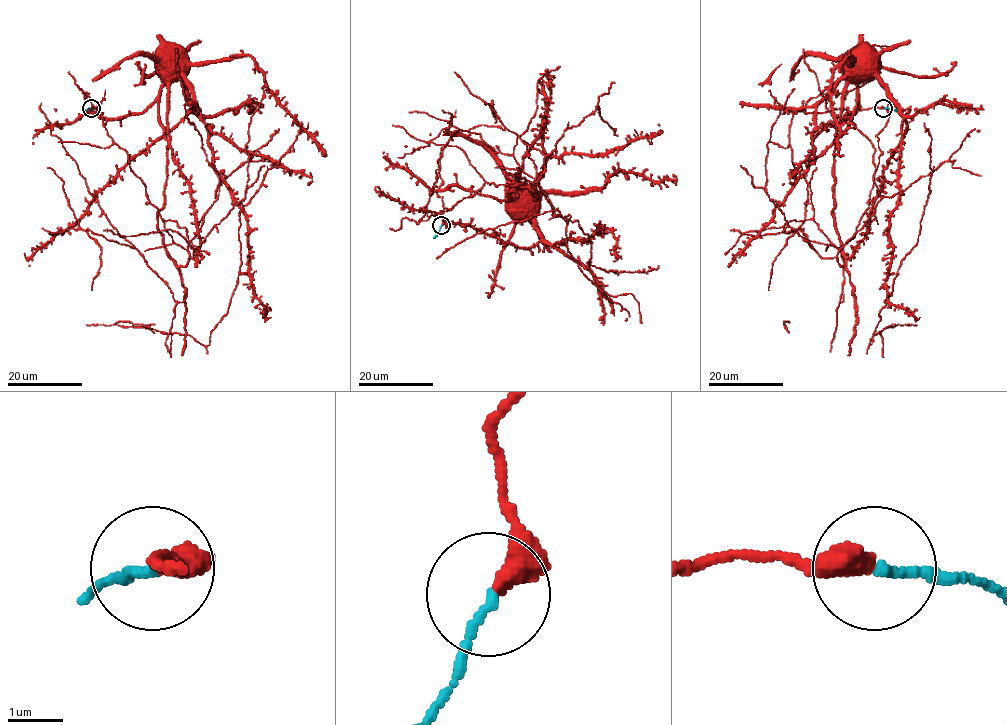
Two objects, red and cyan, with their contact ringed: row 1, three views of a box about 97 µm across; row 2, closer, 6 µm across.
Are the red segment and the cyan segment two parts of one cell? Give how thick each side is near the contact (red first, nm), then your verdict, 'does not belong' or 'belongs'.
calibres 400 and 170 nm; belongs

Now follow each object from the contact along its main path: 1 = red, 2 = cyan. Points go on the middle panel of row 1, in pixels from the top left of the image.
1: (441, 225), (437, 192), (460, 186), (514, 199), (551, 244), (600, 233), (549, 210), (436, 258)
2: (441, 225), (433, 238)

